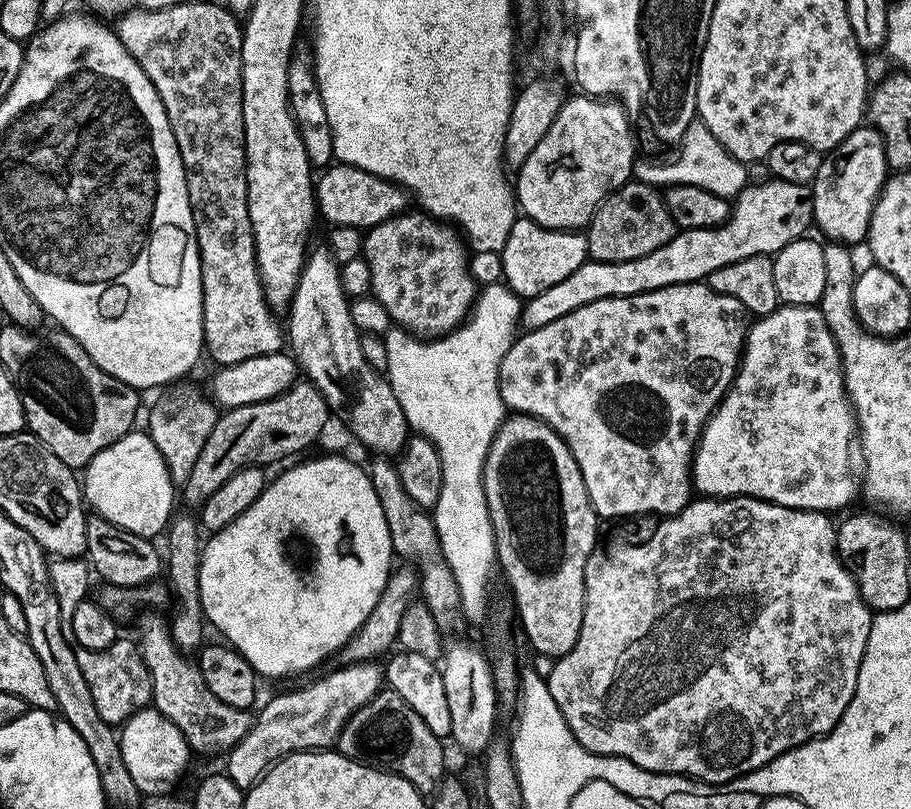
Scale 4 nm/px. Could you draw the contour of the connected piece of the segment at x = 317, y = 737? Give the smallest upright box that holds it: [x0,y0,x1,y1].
[226,663,384,788]

